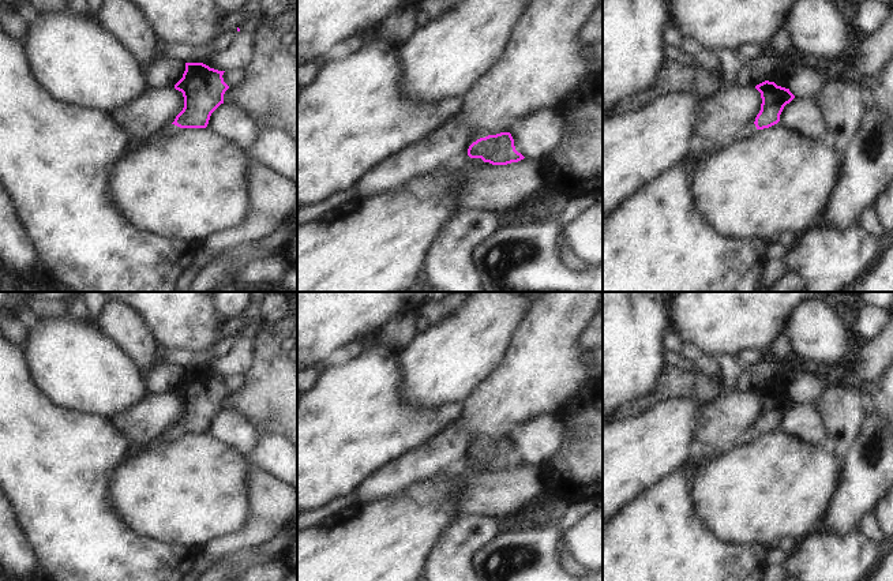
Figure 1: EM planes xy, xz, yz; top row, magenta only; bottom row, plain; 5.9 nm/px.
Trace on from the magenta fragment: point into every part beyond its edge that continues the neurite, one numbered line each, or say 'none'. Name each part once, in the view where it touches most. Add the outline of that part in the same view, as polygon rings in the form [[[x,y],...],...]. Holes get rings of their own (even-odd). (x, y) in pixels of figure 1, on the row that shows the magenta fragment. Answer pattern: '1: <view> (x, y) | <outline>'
1: xy (168, 130) | [[[168,123],[166,125],[164,125],[157,134],[154,134],[151,138],[149,139],[153,139],[153,138],[164,138],[164,136],[170,136],[173,135],[177,130],[180,130],[180,127],[172,124],[172,123]]]

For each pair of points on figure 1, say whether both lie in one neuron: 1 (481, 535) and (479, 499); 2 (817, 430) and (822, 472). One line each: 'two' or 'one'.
1: two
2: two

